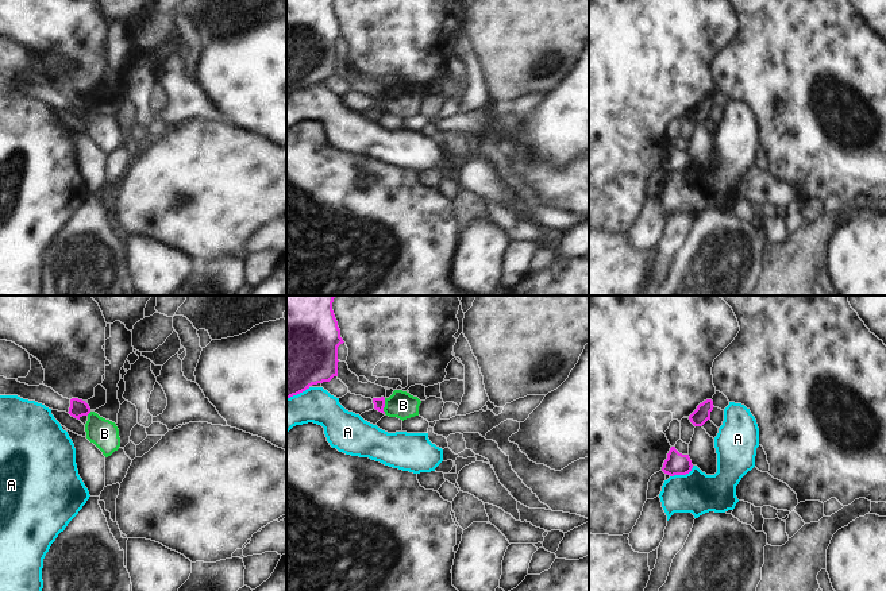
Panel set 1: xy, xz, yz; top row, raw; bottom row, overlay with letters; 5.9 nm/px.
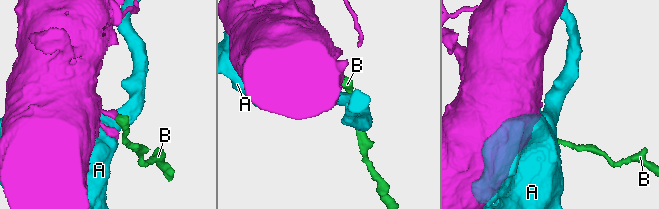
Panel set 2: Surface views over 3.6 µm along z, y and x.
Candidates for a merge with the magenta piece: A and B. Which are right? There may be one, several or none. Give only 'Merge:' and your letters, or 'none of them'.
Merge: none of them

